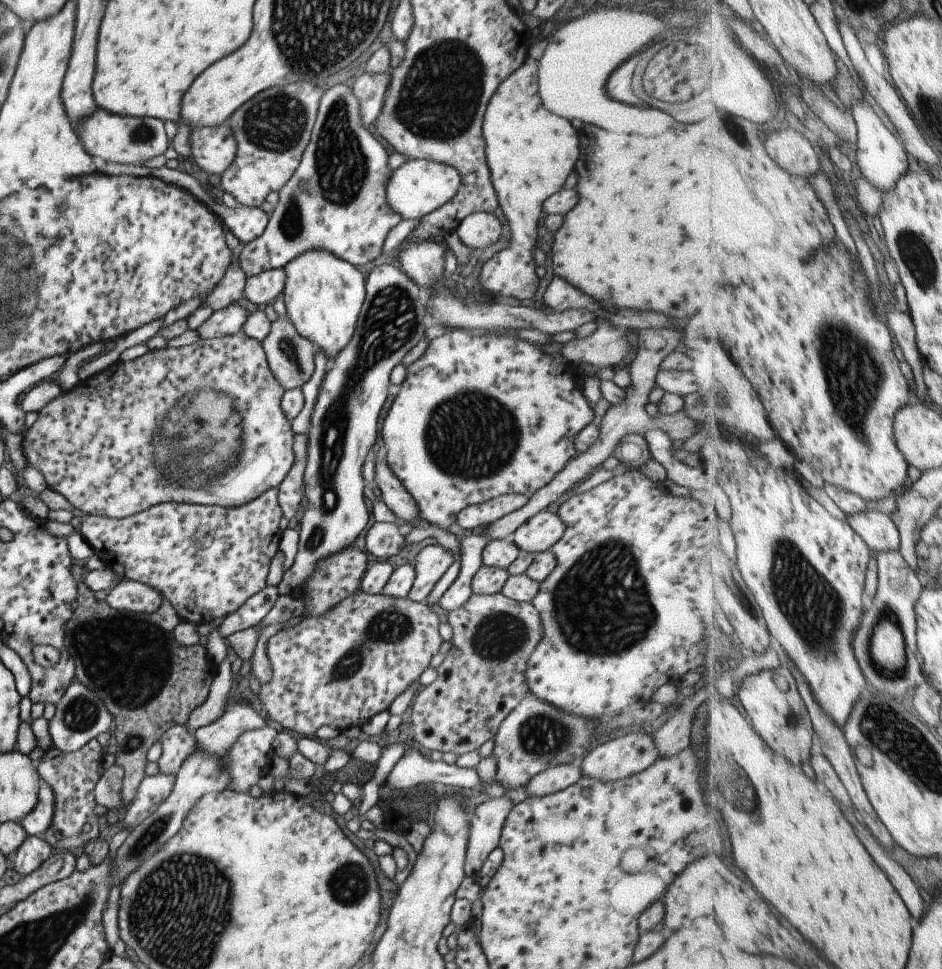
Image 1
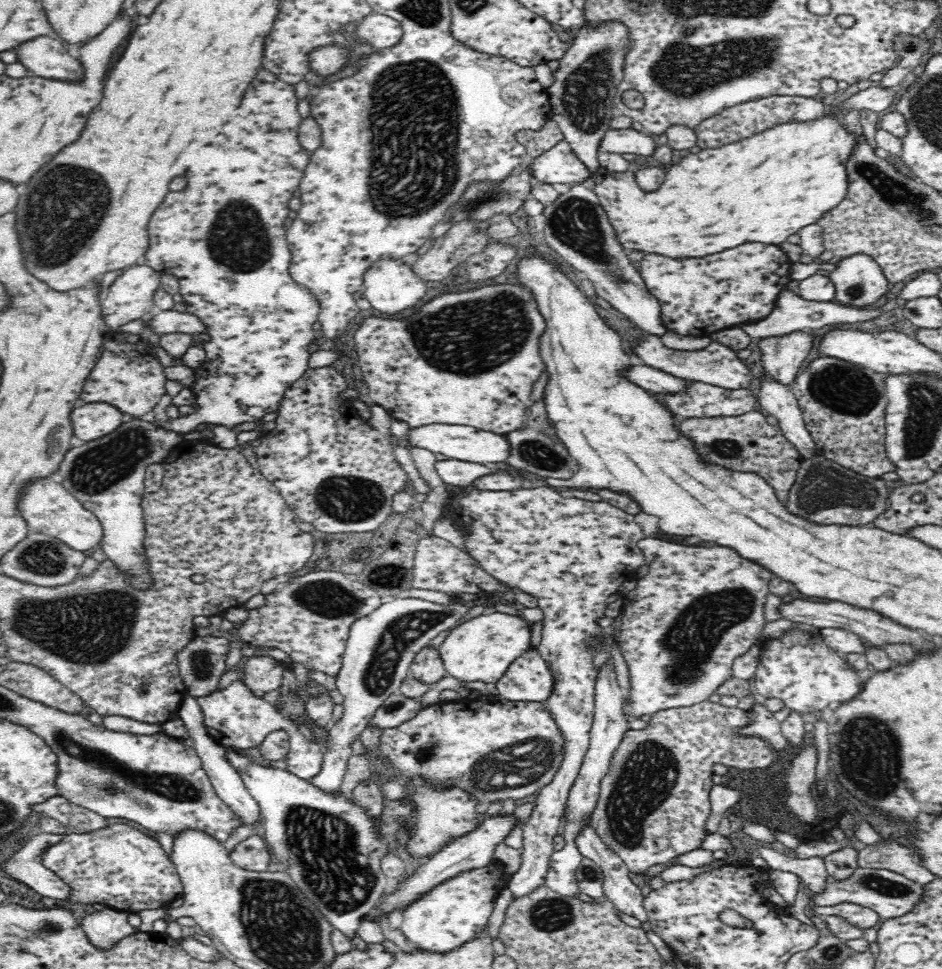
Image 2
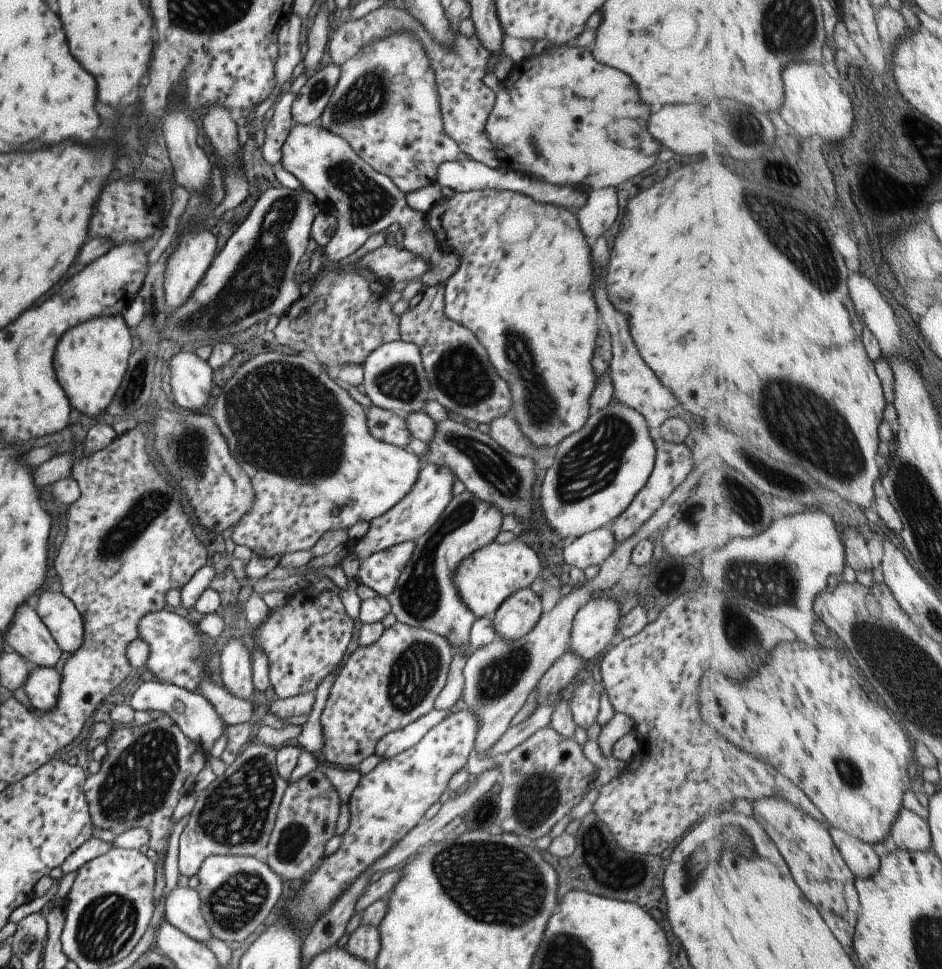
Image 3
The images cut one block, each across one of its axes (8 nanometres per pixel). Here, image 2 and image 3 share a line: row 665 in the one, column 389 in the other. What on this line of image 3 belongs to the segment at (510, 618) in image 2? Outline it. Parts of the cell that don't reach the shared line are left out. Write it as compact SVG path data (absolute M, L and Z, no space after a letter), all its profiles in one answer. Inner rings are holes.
M268 351L251 356L243 362L232 376L224 382L215 403L212 405L211 415L215 420L215 426L219 428L223 440L227 442L231 456L239 464L239 468L249 476L251 488L253 488L253 506L239 518L239 522L232 528L231 539L235 544L243 544L245 548L251 550L251 555L261 556L261 558L273 558L277 554L284 556L301 550L311 550L315 542L323 536L323 533L331 528L347 529L355 522L365 520L369 522L373 518L385 514L391 506L401 501L401 498L409 492L409 488L415 484L421 462L415 453L408 449L395 448L391 444L375 440L372 434L367 430L367 420L365 420L365 411L363 406L359 405L354 399L347 394L346 389L339 386L338 383L331 379L326 369L314 358L304 354L283 354L276 351Z

